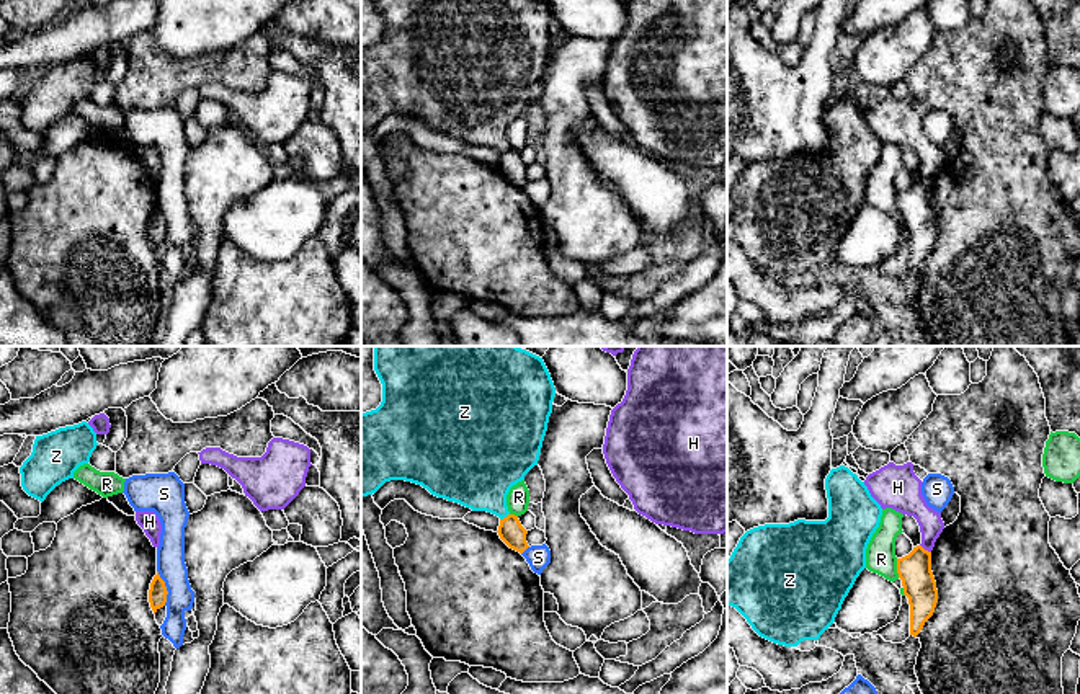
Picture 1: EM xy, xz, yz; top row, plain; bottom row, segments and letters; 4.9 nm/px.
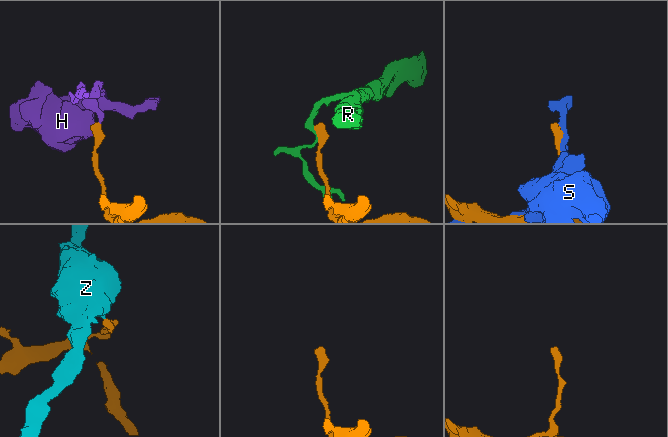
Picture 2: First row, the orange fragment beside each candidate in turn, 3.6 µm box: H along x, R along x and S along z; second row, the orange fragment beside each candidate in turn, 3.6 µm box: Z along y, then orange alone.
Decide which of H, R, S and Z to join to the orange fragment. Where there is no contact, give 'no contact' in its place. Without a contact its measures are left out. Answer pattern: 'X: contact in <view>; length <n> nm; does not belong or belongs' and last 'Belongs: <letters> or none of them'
H: contact in yz; length 70 nm; does not belong
R: contact in yz; length 100 nm; does not belong
S: contact in xy; length 180 nm; does not belong
Z: contact in xz; length 60 nm; does not belong
Belongs: none of them

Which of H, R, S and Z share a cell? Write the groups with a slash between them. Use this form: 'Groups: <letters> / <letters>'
Groups: H / R / S / Z

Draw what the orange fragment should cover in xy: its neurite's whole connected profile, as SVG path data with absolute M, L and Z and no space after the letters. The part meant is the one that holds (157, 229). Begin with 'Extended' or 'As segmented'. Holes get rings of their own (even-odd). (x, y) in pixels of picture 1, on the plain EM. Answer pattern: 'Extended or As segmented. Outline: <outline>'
As segmented. Outline: M158 206L154 211L152 217L150 217L150 224L149 224L149 237L150 242L154 245L154 248L165 240L167 237L167 220L165 216L160 212Z

